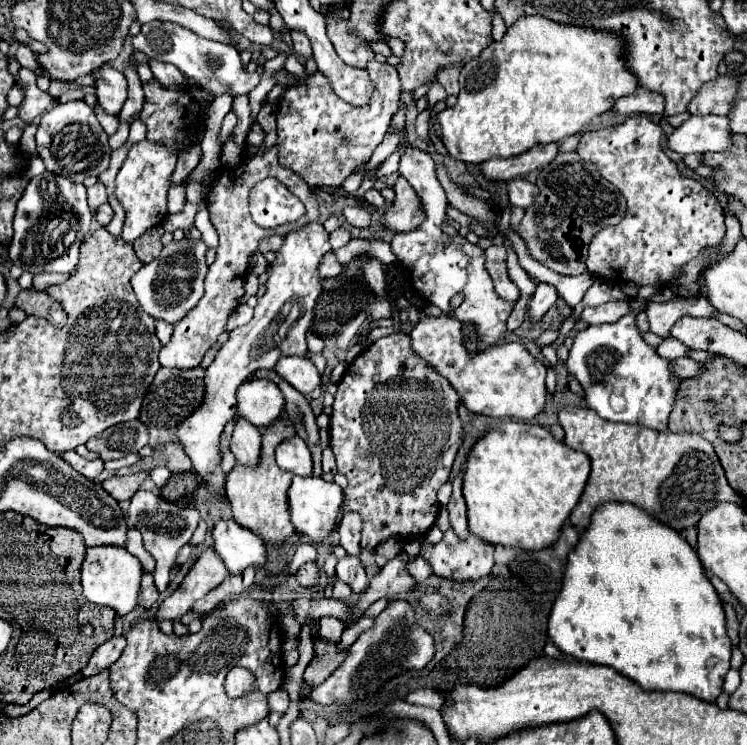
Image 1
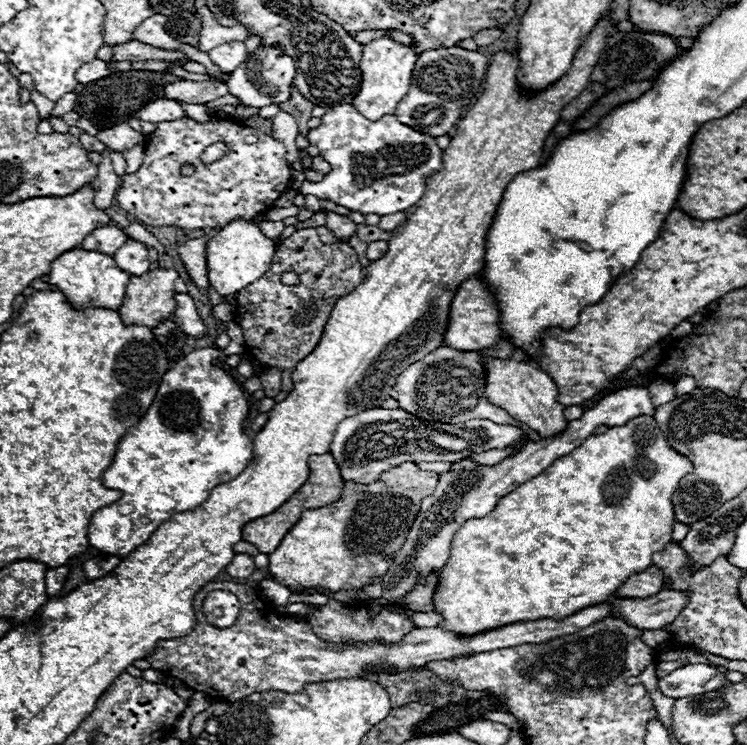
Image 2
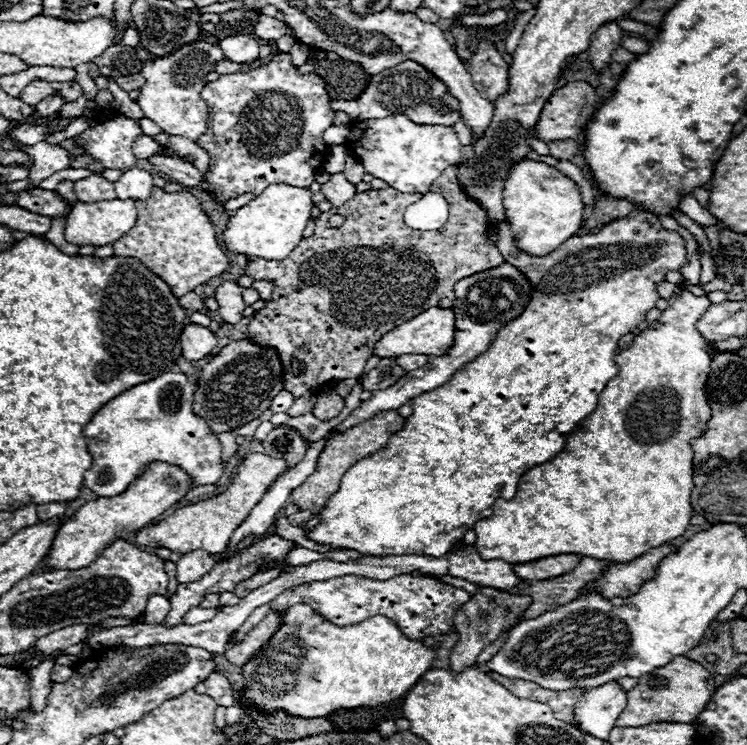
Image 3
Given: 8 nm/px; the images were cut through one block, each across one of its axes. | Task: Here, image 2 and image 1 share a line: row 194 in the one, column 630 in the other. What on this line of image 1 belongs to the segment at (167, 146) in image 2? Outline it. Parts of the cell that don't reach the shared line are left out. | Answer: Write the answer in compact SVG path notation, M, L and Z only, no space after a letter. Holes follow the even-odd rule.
M628 116L622 124L586 132L576 148L628 202L620 224L604 228L590 242L588 270L606 282L624 284L630 280L638 286L660 288L680 274L682 264L724 238L724 212L718 200L696 180L678 172L664 154L664 140L666 134L658 124L646 116Z

